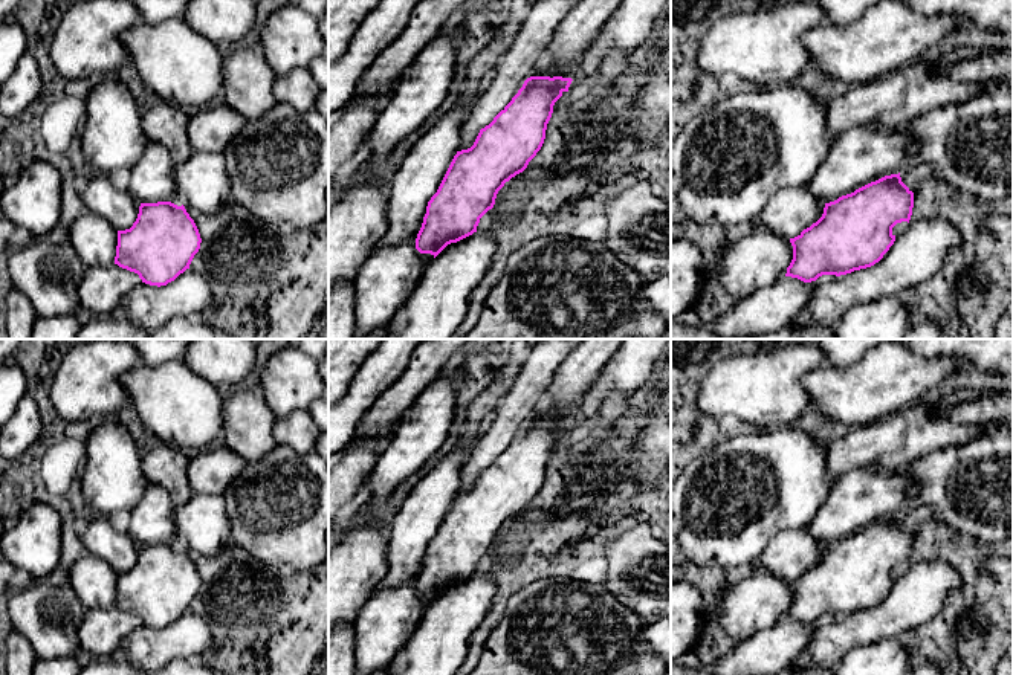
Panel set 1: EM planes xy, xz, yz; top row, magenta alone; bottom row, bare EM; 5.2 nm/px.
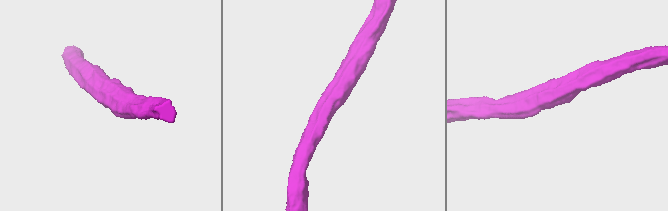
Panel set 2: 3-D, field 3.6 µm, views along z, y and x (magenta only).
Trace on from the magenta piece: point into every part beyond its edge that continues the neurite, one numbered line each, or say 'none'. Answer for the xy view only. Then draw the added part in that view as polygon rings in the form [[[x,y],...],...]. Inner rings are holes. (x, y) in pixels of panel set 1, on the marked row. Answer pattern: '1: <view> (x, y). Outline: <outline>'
1: xy (119, 208). Outline: [[[95,173],[79,180],[78,194],[87,211],[105,218],[116,231],[125,231],[138,218],[141,203],[128,192],[115,188],[107,174]]]

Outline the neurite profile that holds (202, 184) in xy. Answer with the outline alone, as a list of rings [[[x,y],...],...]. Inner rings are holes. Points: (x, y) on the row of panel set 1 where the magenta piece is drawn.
[[[194,153],[186,162],[174,163],[173,177],[176,194],[186,208],[214,215],[232,200],[223,154]]]

